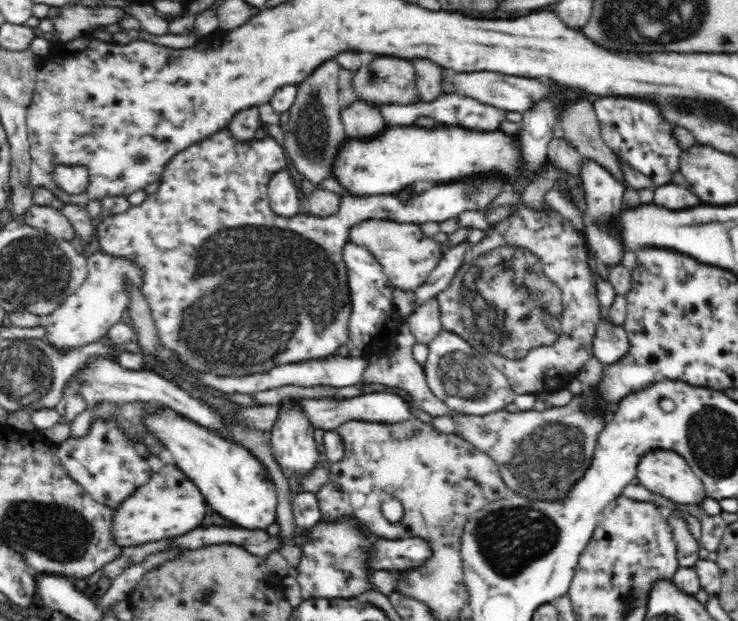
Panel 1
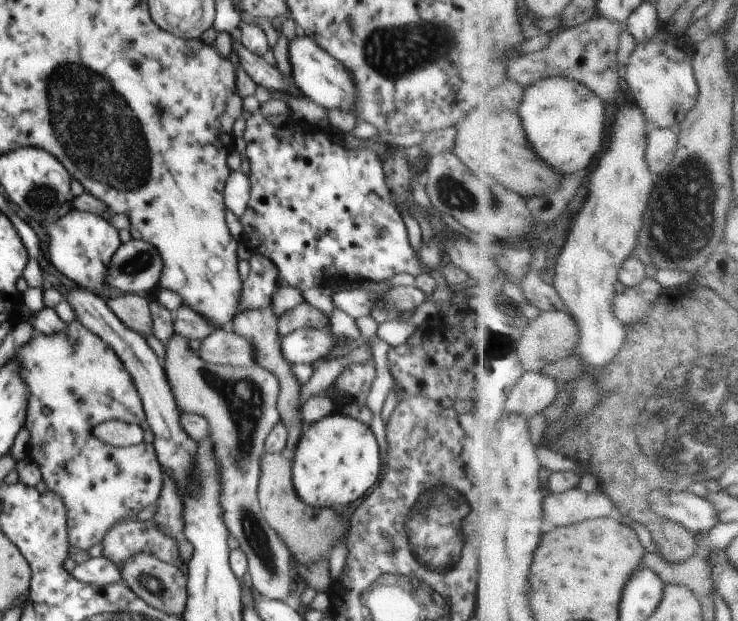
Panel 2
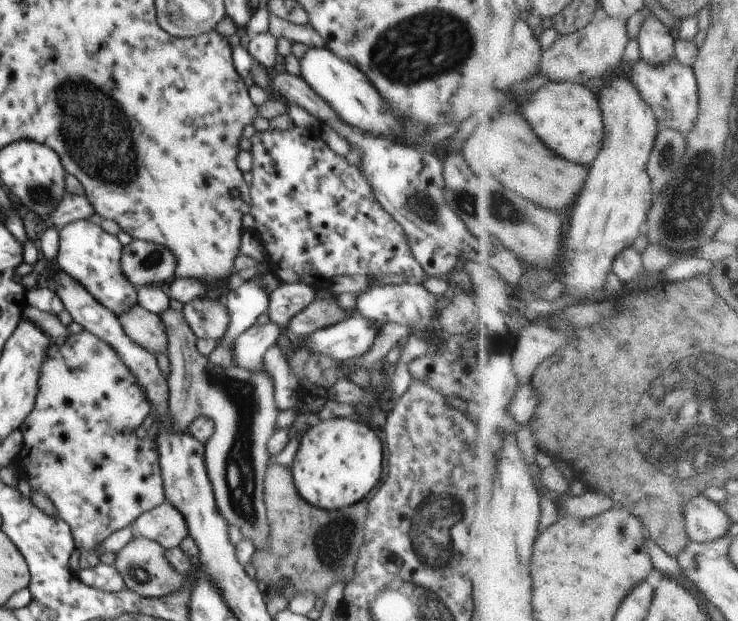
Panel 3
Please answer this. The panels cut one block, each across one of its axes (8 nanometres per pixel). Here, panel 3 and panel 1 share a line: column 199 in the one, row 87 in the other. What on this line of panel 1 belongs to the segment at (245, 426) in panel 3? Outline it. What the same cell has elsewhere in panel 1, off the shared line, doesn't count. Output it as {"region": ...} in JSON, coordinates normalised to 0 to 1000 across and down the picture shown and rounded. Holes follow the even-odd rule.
{"region":[[[508,90],[478,116],[477,142],[488,163],[507,169],[518,167],[564,167],[569,153],[564,143],[564,118],[554,95],[531,90]]]}

